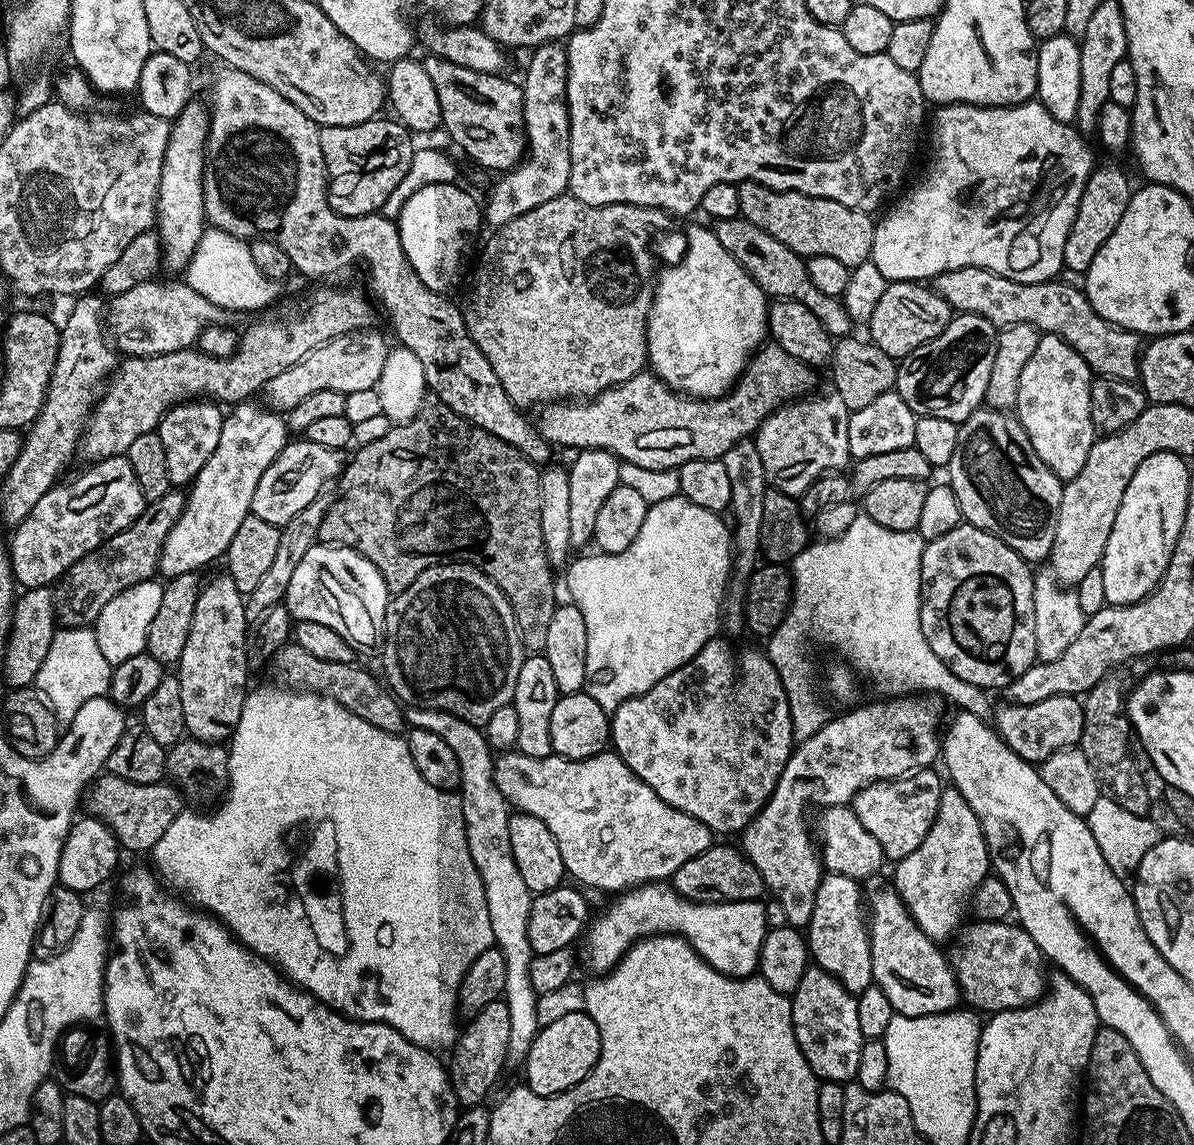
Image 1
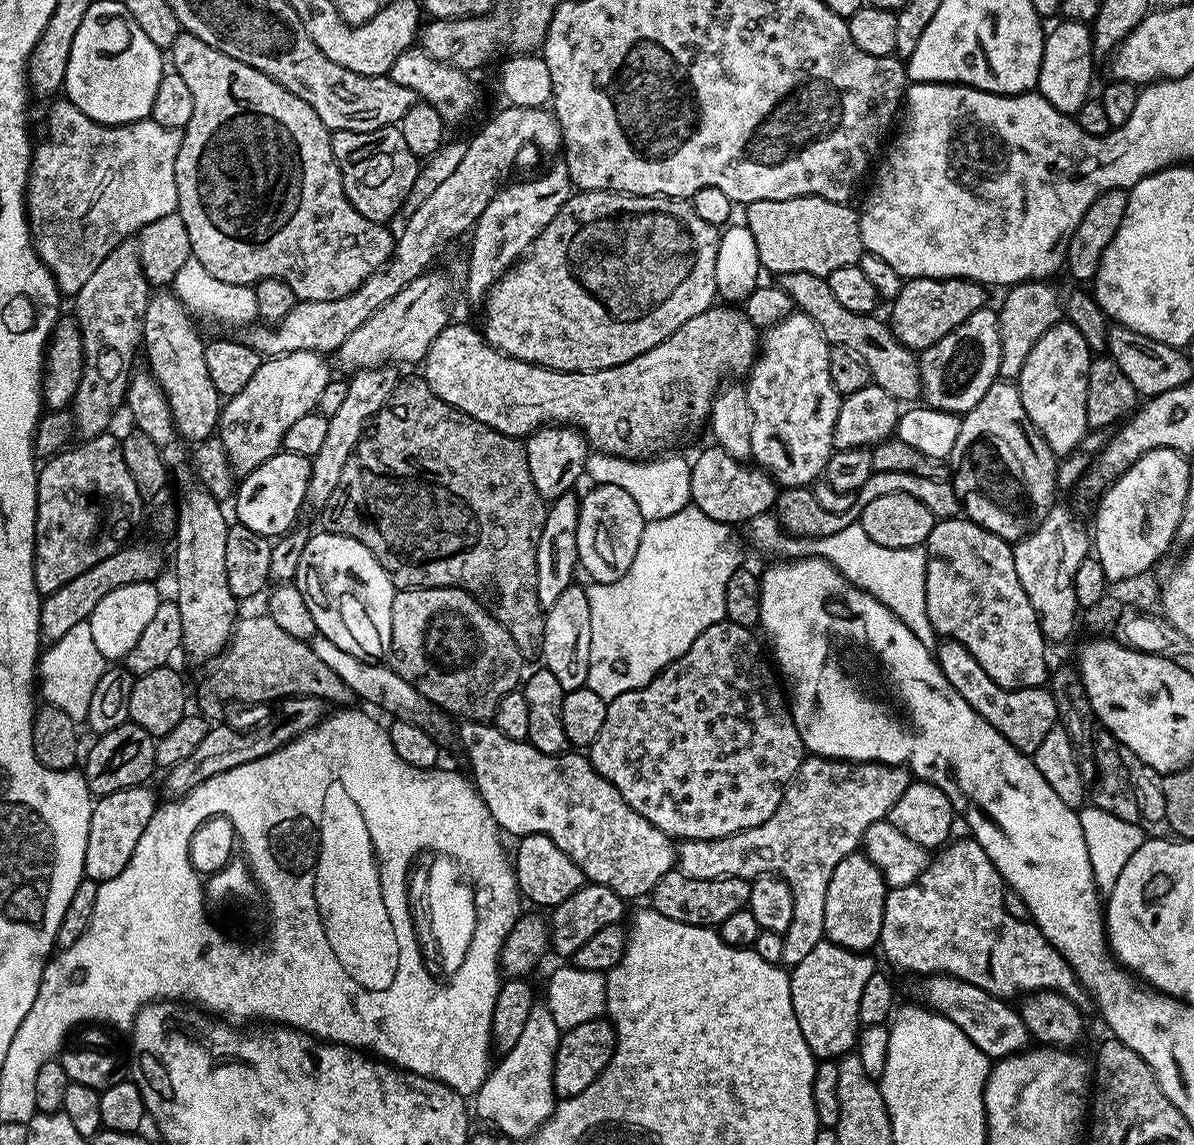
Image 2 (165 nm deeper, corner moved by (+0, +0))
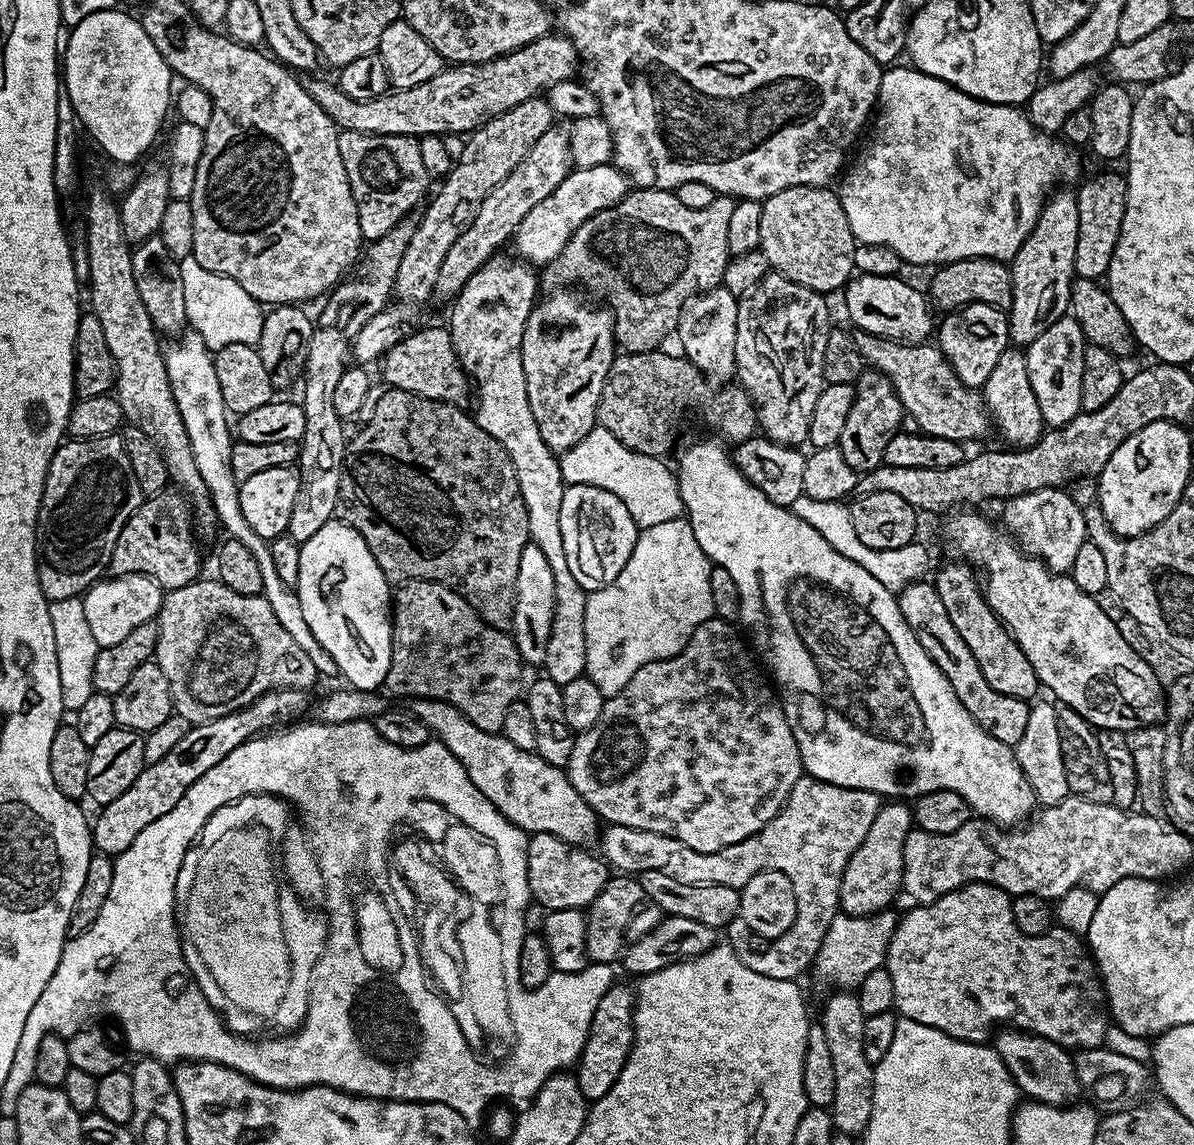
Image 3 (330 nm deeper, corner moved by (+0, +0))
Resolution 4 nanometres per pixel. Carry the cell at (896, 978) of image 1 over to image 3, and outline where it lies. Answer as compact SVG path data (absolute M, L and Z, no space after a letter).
M1011 1026L1001 1027L995 1036L996 1052L1002 1062L1006 1062L1006 1070L1010 1070L1010 1074L1015 1078L1016 1087L1029 1101L1062 1108L1065 1105L1075 1105L1081 1099L1080 1083L1076 1077L1076 1061L1069 1049L1063 1048L1050 1038L1035 1036L1033 1032L1025 1032Z

